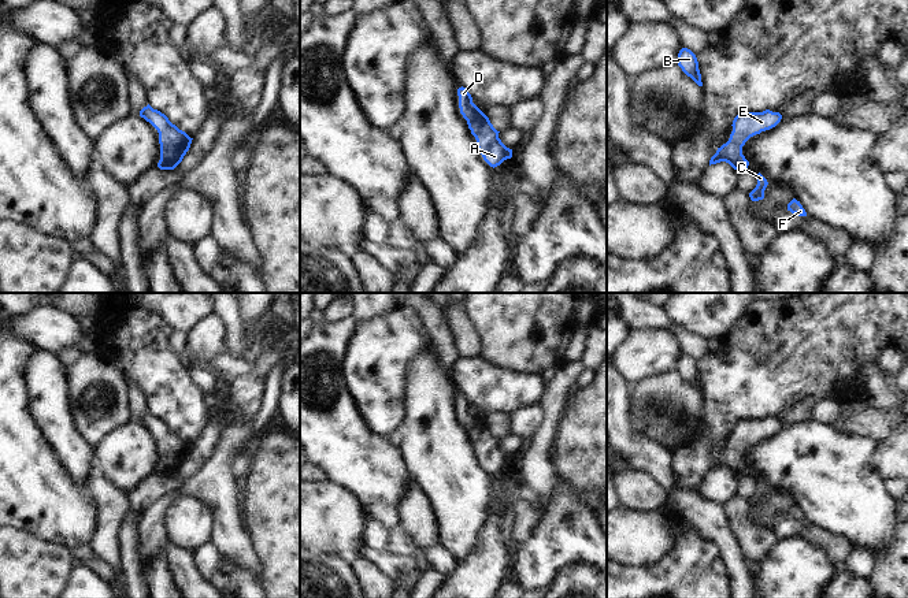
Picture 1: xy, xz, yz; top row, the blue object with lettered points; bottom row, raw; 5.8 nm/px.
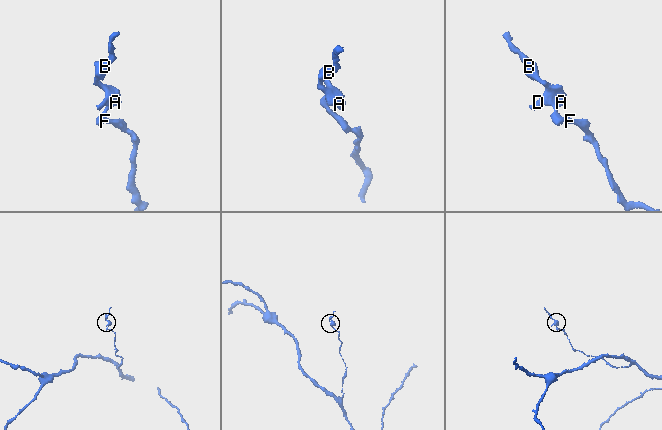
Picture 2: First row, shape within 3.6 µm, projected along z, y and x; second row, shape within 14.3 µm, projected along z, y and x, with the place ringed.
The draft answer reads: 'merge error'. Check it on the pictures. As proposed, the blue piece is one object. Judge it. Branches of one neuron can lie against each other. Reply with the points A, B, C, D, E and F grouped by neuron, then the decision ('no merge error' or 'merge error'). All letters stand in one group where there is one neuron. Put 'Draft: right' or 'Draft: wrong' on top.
Draft: wrong
A B C D E F; no merge error

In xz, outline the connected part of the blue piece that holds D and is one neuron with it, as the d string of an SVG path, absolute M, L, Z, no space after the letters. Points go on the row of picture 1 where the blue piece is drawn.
M466 88L457 89L459 108L467 120L471 134L477 140L477 148L483 160L490 167L500 166L504 160L512 157L512 149L507 148L499 138L499 133L489 118L472 103L472 97Z

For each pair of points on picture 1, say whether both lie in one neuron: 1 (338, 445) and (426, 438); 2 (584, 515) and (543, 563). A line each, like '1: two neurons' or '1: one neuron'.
1: two neurons
2: one neuron

